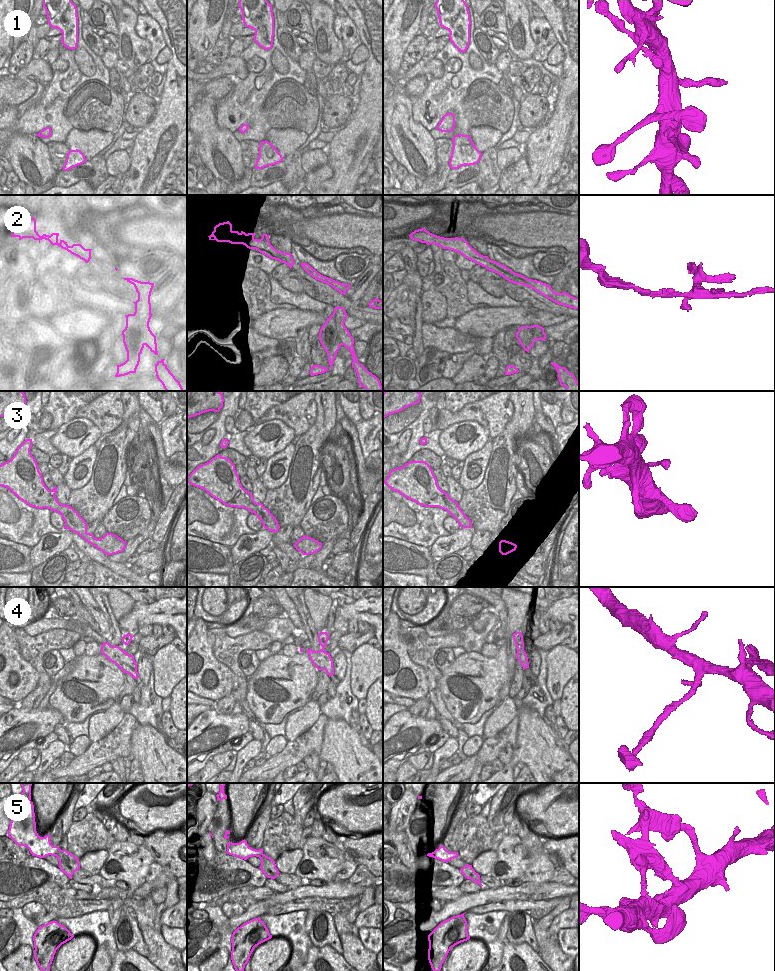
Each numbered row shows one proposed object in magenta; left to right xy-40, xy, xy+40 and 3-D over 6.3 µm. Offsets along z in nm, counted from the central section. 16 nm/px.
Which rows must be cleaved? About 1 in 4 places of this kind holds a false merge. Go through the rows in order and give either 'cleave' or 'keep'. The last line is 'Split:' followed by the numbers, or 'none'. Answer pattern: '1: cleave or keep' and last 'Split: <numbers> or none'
1: keep
2: cleave
3: keep
4: cleave
5: cleave
Split: 2, 4, 5

